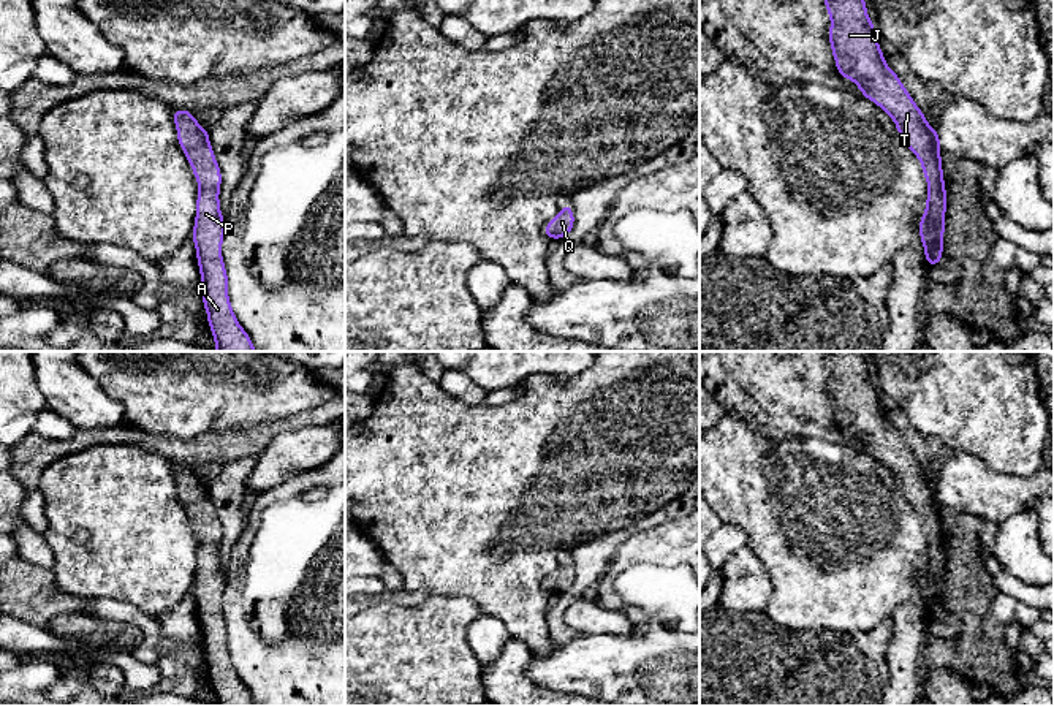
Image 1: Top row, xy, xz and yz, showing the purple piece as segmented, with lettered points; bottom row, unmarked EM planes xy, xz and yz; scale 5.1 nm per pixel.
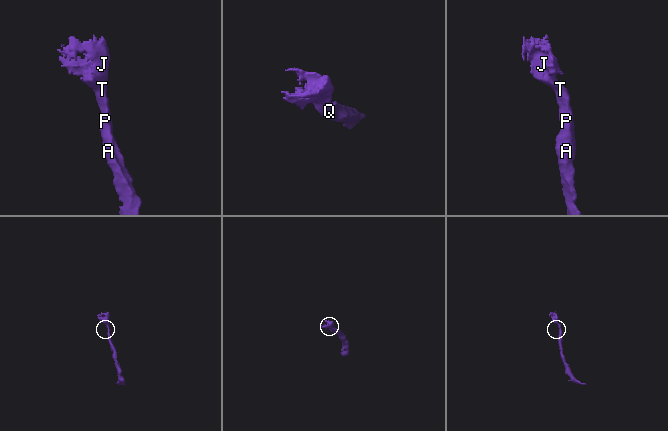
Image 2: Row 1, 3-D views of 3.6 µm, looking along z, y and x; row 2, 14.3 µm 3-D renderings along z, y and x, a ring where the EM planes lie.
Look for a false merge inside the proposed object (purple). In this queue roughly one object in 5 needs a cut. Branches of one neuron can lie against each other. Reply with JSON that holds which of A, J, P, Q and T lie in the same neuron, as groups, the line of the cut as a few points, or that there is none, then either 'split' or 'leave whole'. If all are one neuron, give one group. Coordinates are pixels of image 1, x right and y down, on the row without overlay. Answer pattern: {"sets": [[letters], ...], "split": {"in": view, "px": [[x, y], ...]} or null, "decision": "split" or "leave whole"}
{"sets": [["A", "J", "P", "Q", "T"]], "split": null, "decision": "leave whole"}

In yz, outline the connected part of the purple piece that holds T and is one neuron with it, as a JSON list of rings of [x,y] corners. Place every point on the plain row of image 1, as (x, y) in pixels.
[[[823,351],[823,356],[831,372],[829,400],[837,429],[853,435],[863,451],[894,475],[900,494],[923,521],[929,545],[926,565],[919,571],[919,595],[924,614],[934,622],[943,613],[946,568],[940,489],[927,478],[900,432],[886,419],[864,351]]]

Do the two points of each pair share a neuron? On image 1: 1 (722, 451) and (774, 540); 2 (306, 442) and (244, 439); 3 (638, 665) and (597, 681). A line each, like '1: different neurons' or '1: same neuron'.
1: same neuron
2: different neurons
3: same neuron

